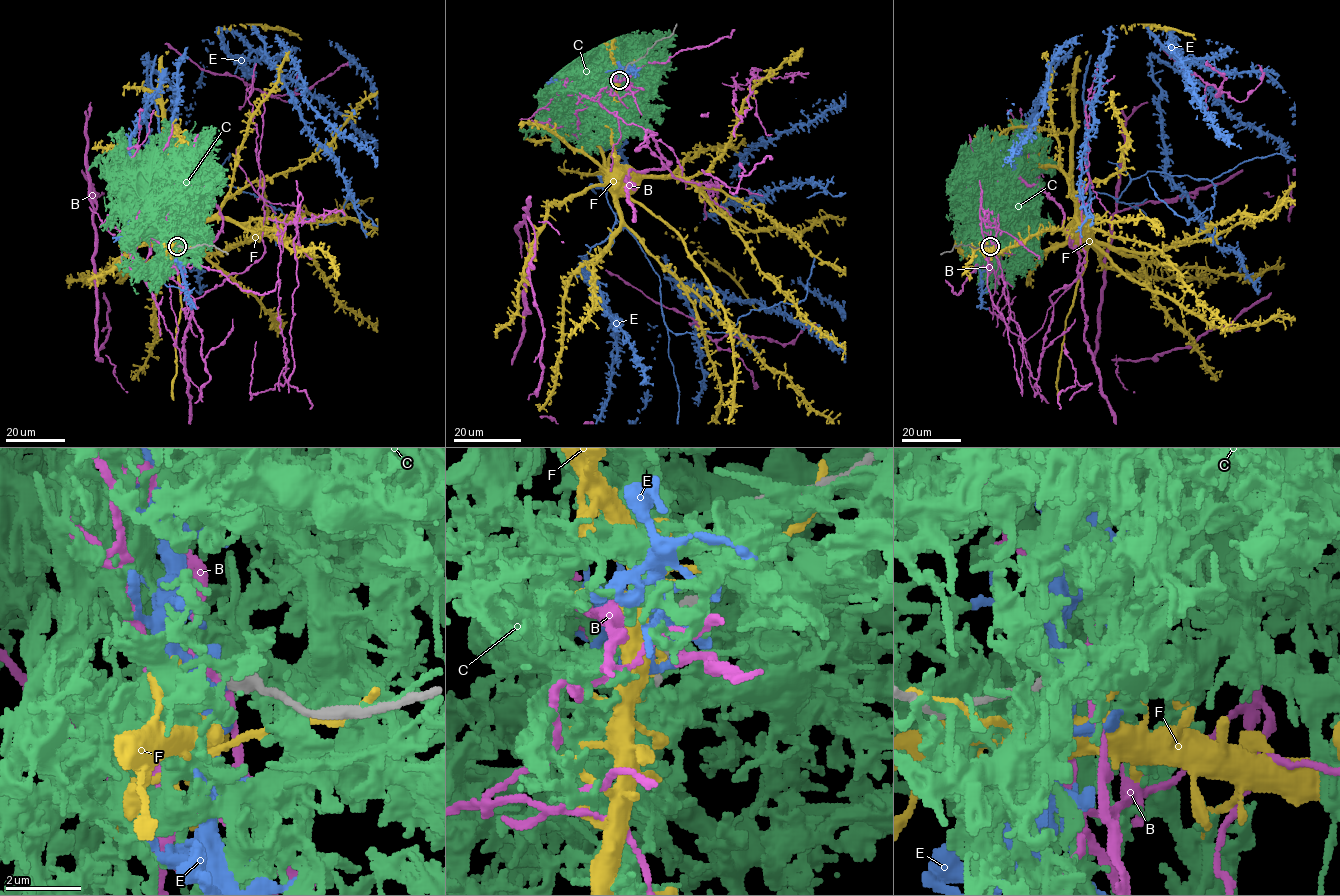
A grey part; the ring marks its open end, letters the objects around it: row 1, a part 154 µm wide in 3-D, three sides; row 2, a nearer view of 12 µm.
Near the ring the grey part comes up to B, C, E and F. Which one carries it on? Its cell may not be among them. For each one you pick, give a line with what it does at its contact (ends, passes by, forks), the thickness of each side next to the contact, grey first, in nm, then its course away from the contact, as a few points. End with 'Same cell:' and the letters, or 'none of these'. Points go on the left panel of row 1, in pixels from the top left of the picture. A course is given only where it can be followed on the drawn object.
Same cell: none of these

